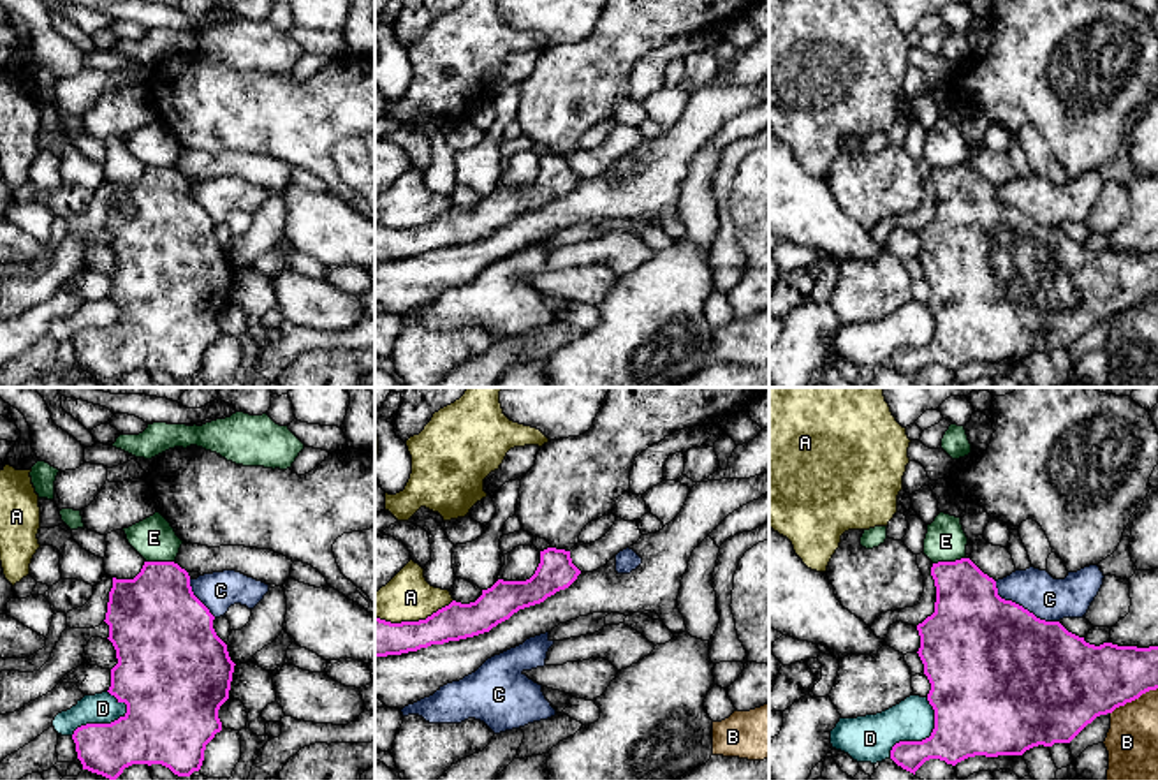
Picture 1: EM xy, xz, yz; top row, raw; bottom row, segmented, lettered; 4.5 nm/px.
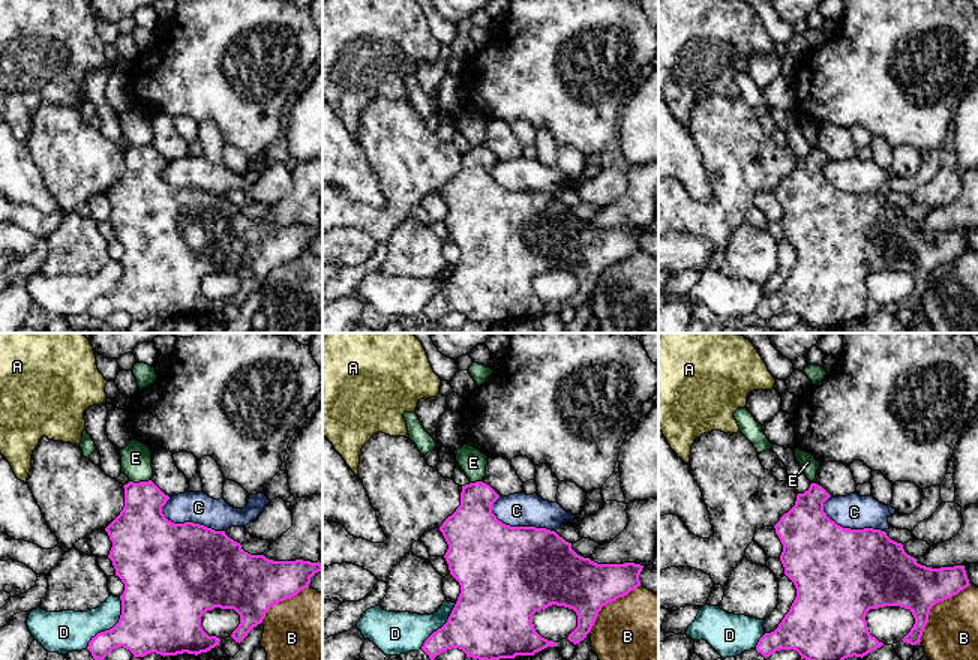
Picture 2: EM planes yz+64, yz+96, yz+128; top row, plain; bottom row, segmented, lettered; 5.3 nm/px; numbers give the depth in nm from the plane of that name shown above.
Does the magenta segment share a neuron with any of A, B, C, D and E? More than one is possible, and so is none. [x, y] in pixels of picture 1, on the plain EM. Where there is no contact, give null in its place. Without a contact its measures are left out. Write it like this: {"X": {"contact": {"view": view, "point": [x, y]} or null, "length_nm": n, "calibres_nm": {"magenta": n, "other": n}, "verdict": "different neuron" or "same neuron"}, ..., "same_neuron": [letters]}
{"A": {"contact": {"view": "xz", "point": [414, 228]}, "length_nm": 360, "calibres_nm": {"magenta": 180, "other": 220}, "verdict": "different neuron"}, "B": {"contact": {"view": "yz", "point": [1134, 305]}, "length_nm": 240, "calibres_nm": {"magenta": 340, "other": 240}, "verdict": "different neuron"}, "C": {"contact": {"view": "yz", "point": [1021, 212]}, "length_nm": 340, "calibres_nm": {"magenta": 500, "other": 200}, "verdict": "different neuron"}, "D": {"contact": {"view": "xy", "point": [101, 330]}, "length_nm": 300, "calibres_nm": {"magenta": 320, "other": 140}, "verdict": "different neuron"}, "E": {"contact": {"view": "yz", "point": [949, 168]}, "length_nm": 160, "calibres_nm": {"magenta": 320, "other": 190}, "verdict": "different neuron"}, "same_neuron": []}

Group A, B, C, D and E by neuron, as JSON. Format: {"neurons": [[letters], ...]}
{"neurons": [["A"], ["B"], ["C"], ["D"], ["E"]]}

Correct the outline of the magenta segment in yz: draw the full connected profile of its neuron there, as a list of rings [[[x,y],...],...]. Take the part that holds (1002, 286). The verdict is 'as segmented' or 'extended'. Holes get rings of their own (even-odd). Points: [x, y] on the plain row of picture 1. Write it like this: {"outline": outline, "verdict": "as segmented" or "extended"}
{"outline": [[[970,164],[933,169],[931,181],[936,192],[934,218],[917,231],[917,259],[931,289],[927,306],[934,315],[934,335],[922,347],[899,347],[890,356],[890,364],[913,380],[929,364],[956,372],[975,361],[1022,361],[1038,350],[1070,349],[1096,322],[1158,294],[1158,252],[1089,250],[1059,227],[1040,225],[1022,211],[1001,204],[996,187]]], "verdict": "as segmented"}

